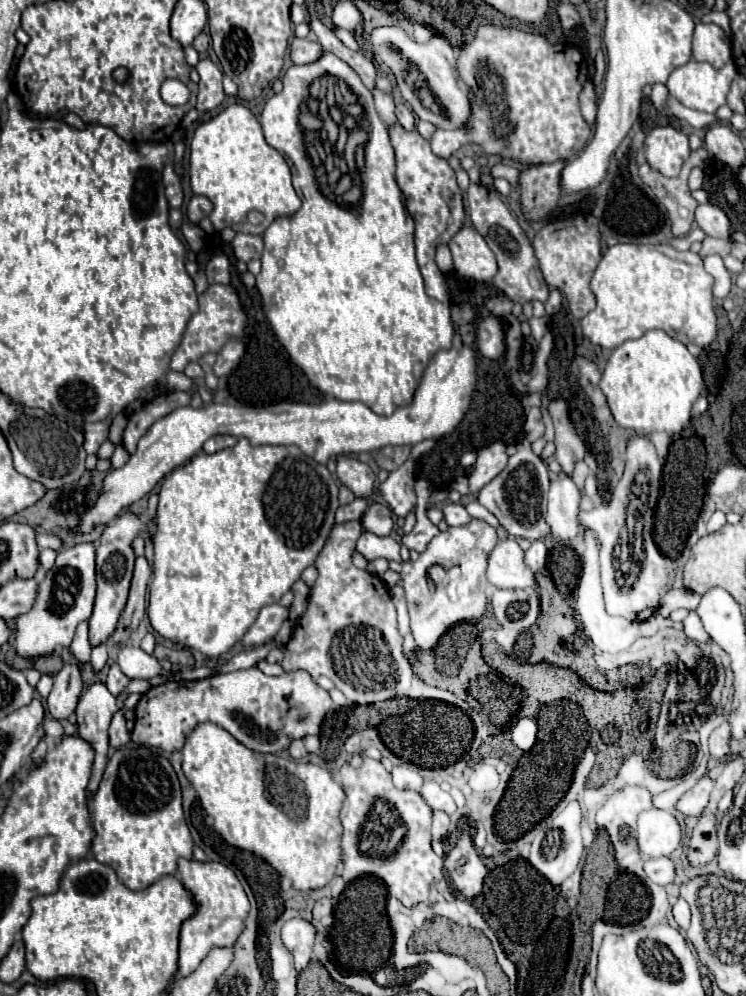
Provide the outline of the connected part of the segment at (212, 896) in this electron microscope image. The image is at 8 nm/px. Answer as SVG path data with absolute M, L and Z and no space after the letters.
M178 860L178 880L190 892L196 912L184 920L180 928L180 950L178 950L178 972L176 978L190 976L212 948L232 948L244 930L244 920L250 910L250 902L236 874L220 862L196 862Z

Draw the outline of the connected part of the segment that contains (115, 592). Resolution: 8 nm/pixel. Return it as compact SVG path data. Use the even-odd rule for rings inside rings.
M132 512L116 516L102 532L100 544L96 548L96 600L94 600L94 612L88 620L88 640L90 646L100 646L106 644L108 638L114 634L116 624L122 616L122 610L128 600L128 590L130 590L130 580L132 580L132 568L134 568L134 552L132 552L132 540L144 530L144 522L134 516Z

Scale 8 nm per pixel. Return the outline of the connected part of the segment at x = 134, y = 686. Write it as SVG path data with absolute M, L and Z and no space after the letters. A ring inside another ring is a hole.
M132 680L130 684L117 696L117 699L124 701L130 694L145 694L150 688L151 686L148 684L147 680Z

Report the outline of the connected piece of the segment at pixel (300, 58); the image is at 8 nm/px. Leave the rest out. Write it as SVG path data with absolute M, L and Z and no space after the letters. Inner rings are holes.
M294 38L290 46L290 58L294 64L312 64L324 54L324 48L318 42L310 42L306 38Z

